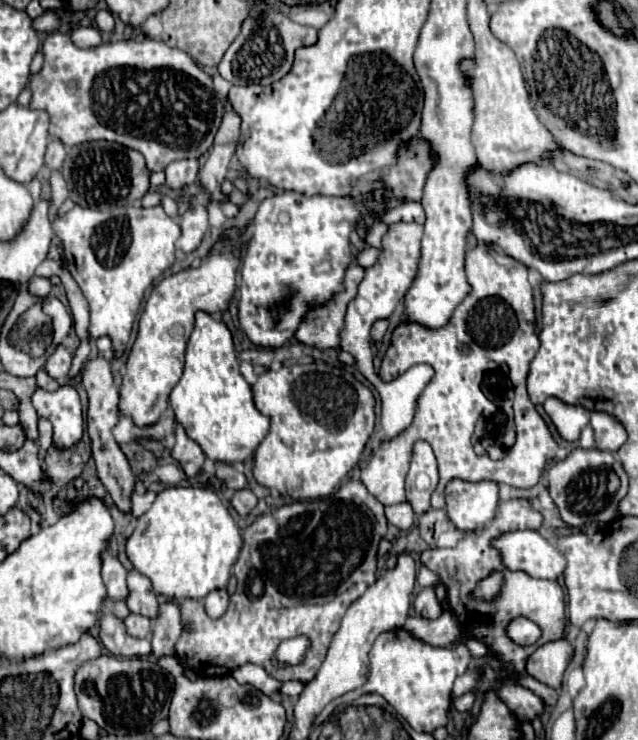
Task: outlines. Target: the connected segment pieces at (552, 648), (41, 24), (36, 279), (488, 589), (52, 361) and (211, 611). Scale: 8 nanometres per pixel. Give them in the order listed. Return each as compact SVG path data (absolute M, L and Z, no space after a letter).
M569 636L559 638L555 642L547 642L539 646L527 660L527 674L535 680L559 690L563 682L563 674L573 658L573 640Z
M47 10L45 14L41 14L39 18L33 20L33 28L35 28L37 32L45 32L45 34L59 30L61 24L63 24L63 20L57 16L55 10Z
M33 276L33 282L29 282L29 290L41 298L45 298L51 292L51 282L49 278L41 278L41 276Z
M493 570L489 578L483 578L477 584L477 590L473 590L473 598L485 598L491 602L493 598L497 598L497 594L501 594L501 572Z
M57 346L57 350L49 356L47 364L45 364L45 370L49 376L53 376L55 380L65 380L67 372L69 372L69 366L71 366L71 352L67 350L67 346Z
M213 590L203 598L203 604L205 604L205 612L211 618L221 618L227 610L229 594L227 594L227 590Z

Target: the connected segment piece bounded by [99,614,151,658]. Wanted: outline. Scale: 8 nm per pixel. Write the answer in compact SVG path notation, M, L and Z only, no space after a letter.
M107 614L101 618L101 642L103 646L113 652L115 656L147 656L151 654L151 642L133 638L125 632L123 620L115 618L113 614Z

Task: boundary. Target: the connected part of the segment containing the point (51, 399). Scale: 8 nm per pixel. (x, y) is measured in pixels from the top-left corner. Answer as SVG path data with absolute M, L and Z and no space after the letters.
M65 384L53 392L37 388L31 396L31 404L39 418L47 418L53 424L55 448L67 450L83 438L83 414L81 400L73 386Z

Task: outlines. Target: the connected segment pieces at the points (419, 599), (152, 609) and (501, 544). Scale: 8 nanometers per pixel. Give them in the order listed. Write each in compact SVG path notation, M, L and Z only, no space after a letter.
M423 588L417 596L415 596L415 602L413 602L413 608L415 608L415 614L421 616L421 618L439 618L441 616L441 606L435 598L435 590L433 588Z
M131 570L127 574L127 584L129 584L129 598L127 598L129 610L133 614L141 614L155 620L159 614L159 600L157 594L153 592L149 578L139 574L137 570Z
M517 530L493 540L509 570L527 572L533 578L557 580L565 572L565 556L535 530Z

